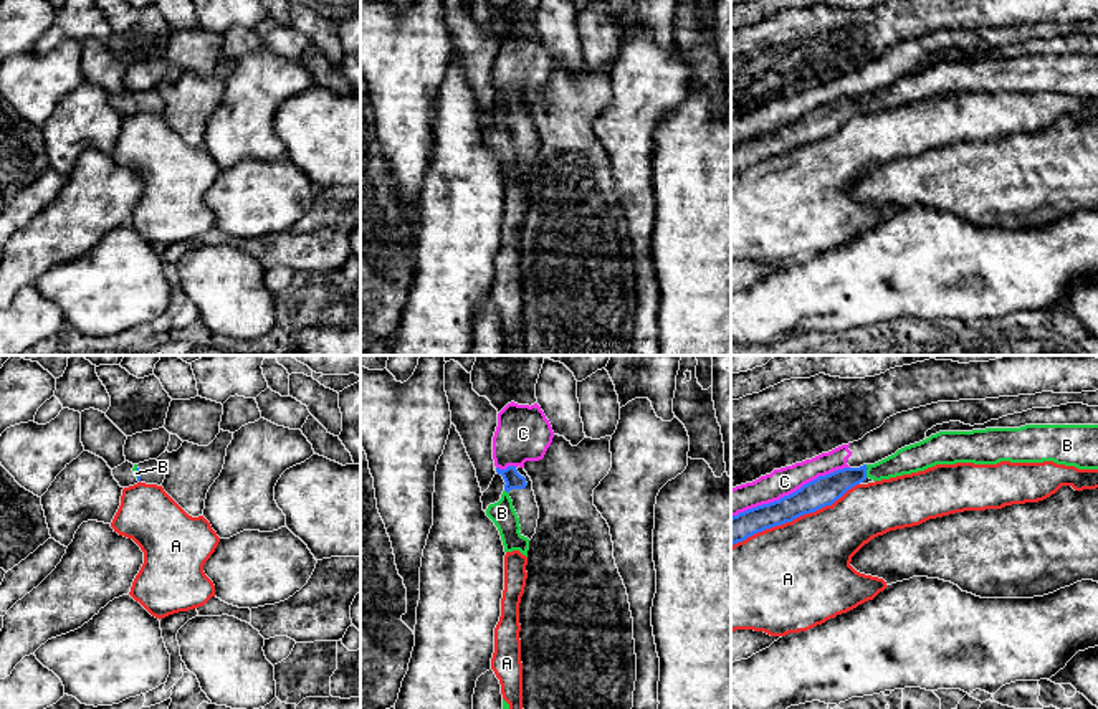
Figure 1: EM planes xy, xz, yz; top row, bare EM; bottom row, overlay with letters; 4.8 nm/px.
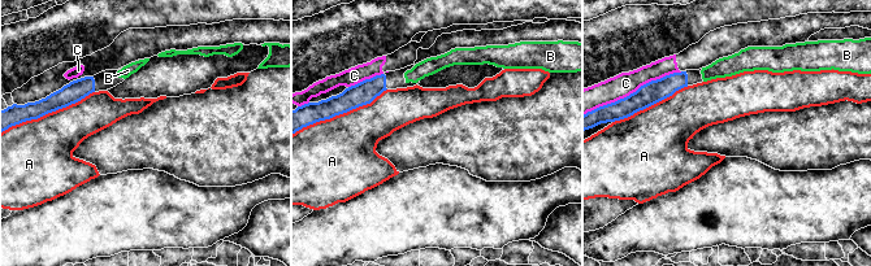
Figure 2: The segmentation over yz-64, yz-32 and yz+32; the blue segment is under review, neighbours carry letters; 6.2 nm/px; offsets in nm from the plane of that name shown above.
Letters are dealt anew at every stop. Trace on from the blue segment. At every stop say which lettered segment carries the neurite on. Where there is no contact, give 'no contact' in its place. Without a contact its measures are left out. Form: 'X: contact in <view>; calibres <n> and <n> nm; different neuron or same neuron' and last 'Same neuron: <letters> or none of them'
A: contact in yz; calibres 140 and 460 nm; different neuron
B: contact in yz; calibres 140 and 140 nm; same neuron
C: contact in yz; calibres 140 and 140 nm; different neuron
Same neuron: B

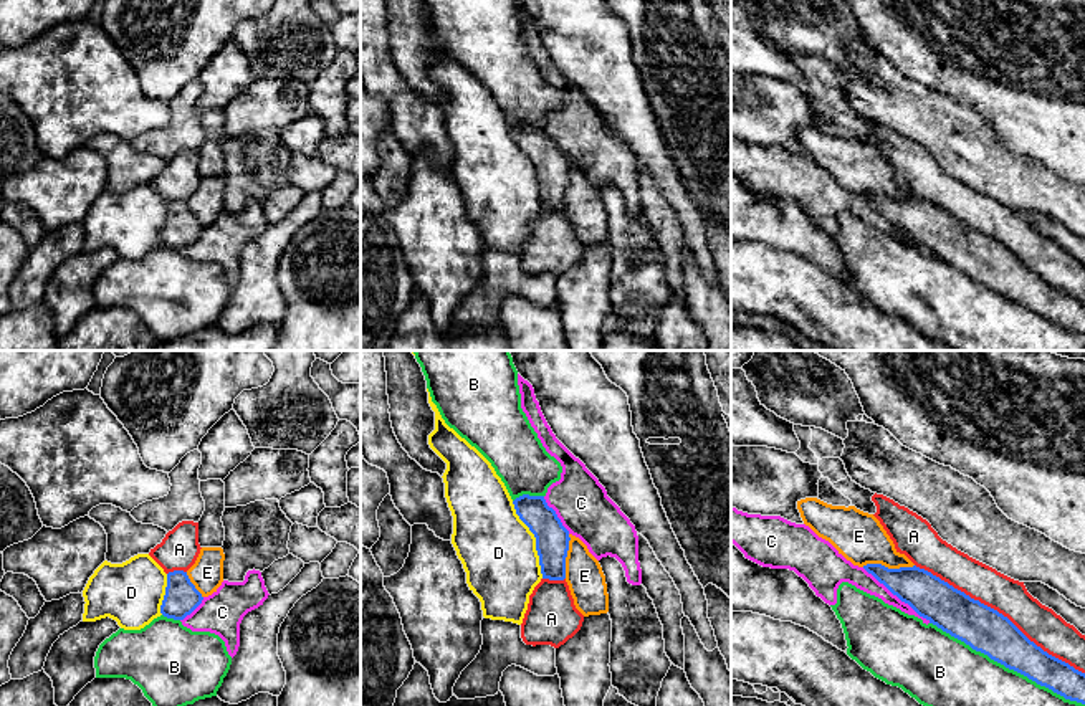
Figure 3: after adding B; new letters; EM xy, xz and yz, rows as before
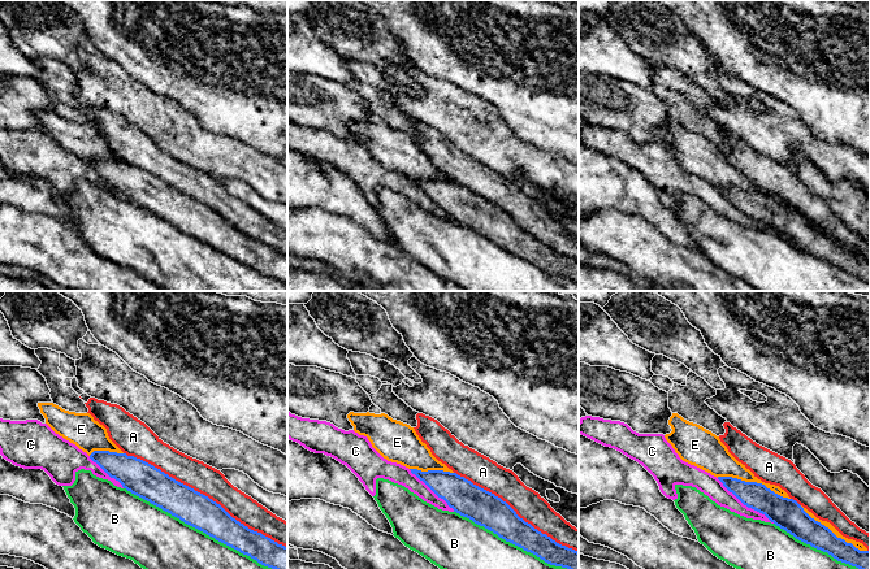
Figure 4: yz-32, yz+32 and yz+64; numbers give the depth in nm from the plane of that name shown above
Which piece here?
A: contact in yz; calibres 220 and 180 nm; different neuron
B: contact in yz; calibres 220 and 460 nm; different neuron
C: contact in yz; calibres 200 and 100 nm; different neuron
D: contact in xz; calibres 160 and 360 nm; different neuron
E: contact in yz; calibres 200 and 240 nm; different neuron
Same neuron: none of them

